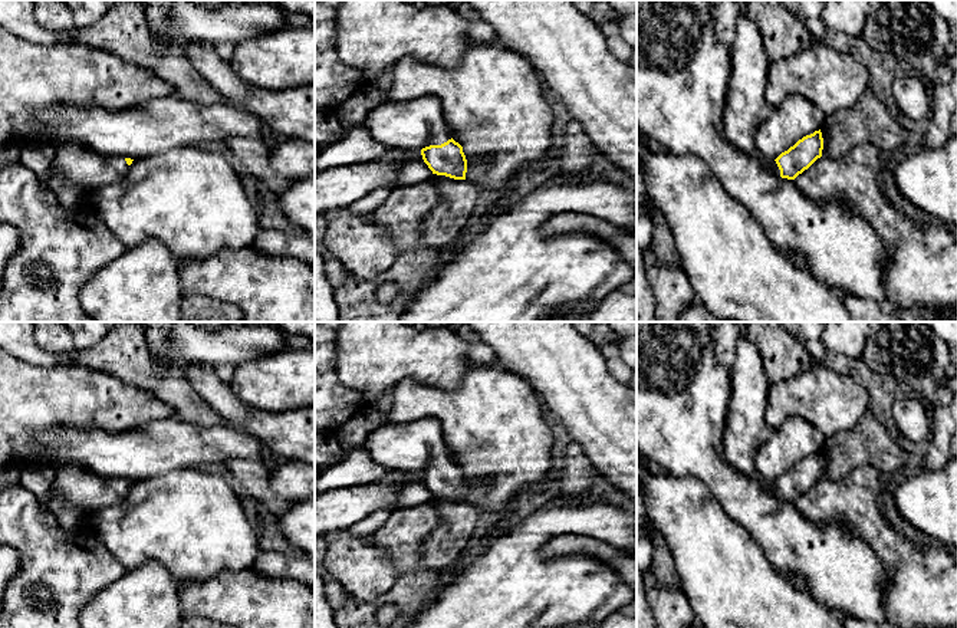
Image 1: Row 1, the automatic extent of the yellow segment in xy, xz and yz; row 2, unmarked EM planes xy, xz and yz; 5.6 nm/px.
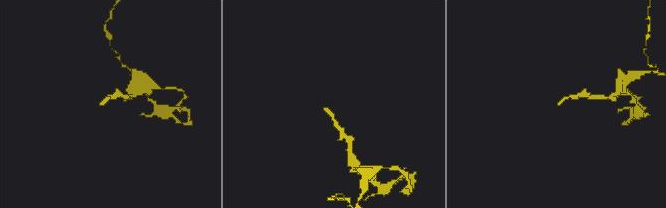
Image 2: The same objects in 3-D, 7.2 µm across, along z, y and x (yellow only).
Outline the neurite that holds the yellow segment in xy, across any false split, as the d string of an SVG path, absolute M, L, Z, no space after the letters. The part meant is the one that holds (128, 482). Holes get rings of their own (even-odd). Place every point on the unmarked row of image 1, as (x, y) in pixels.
M75 464L62 466L56 467L53 496L91 519L95 513L122 503L132 483L124 479L102 479Z

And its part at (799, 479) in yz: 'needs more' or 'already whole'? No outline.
needs more

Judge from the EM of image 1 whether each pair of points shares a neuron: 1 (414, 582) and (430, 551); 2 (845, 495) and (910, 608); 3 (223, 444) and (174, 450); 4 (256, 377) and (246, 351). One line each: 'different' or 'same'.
1: different
2: same
3: same
4: different

